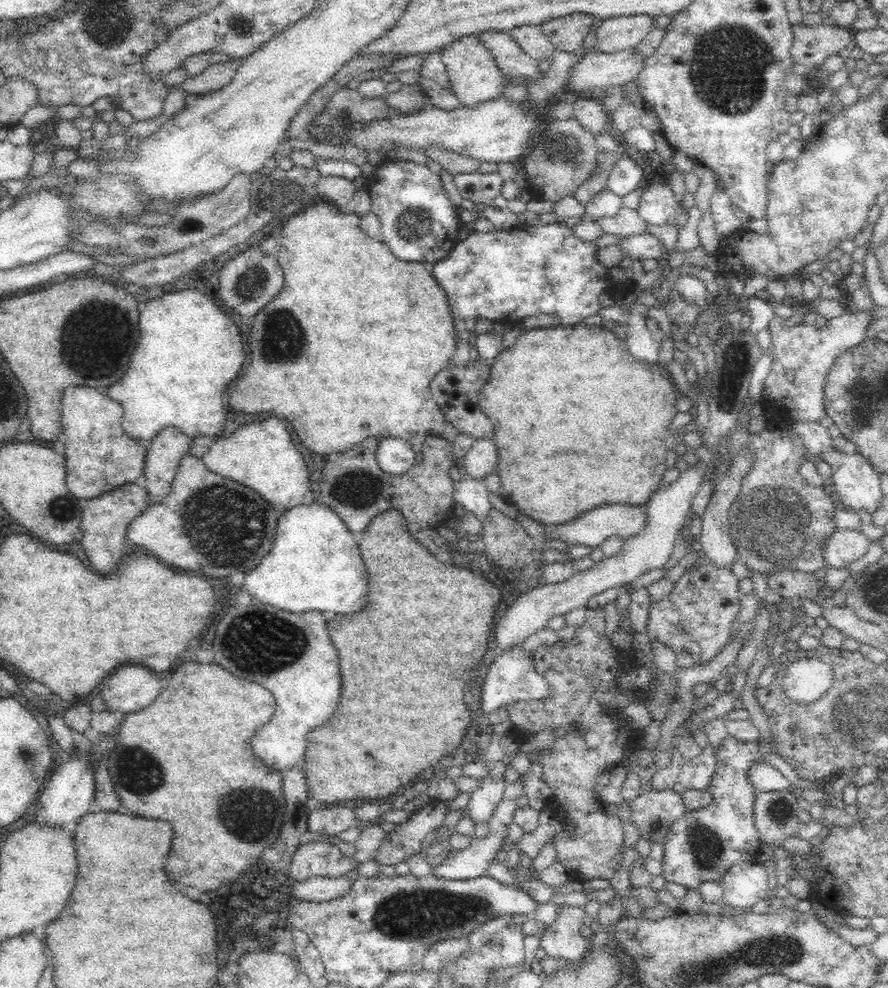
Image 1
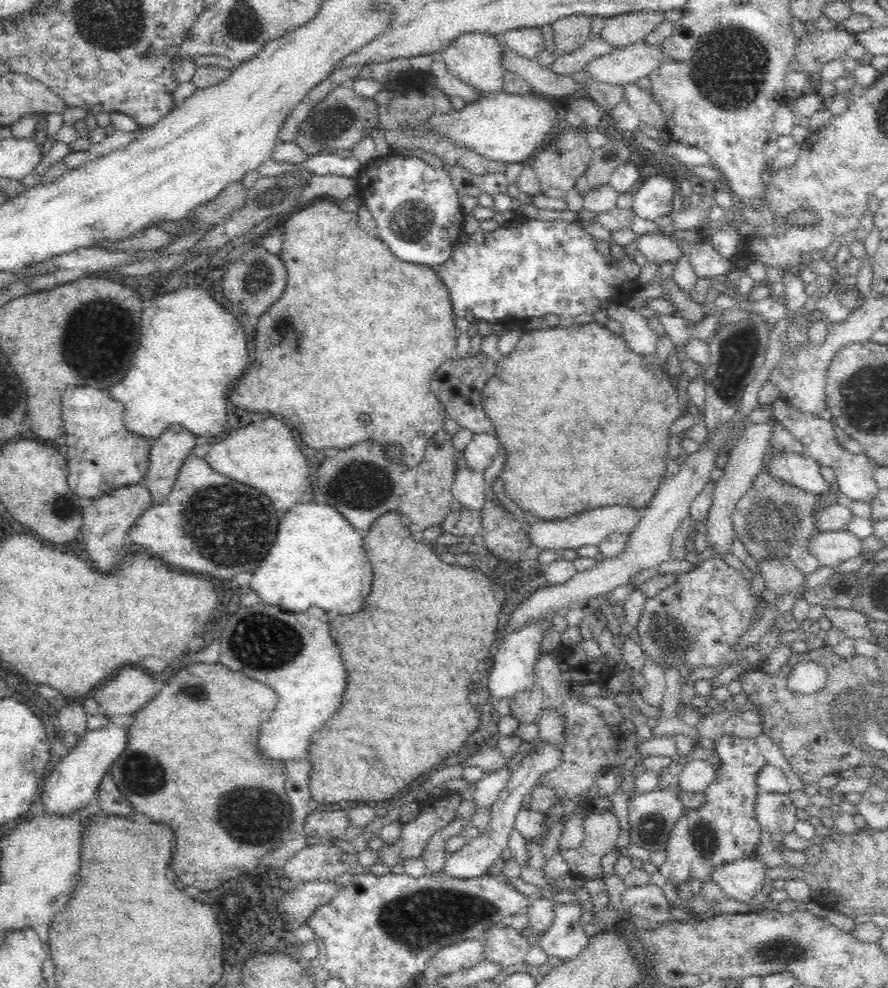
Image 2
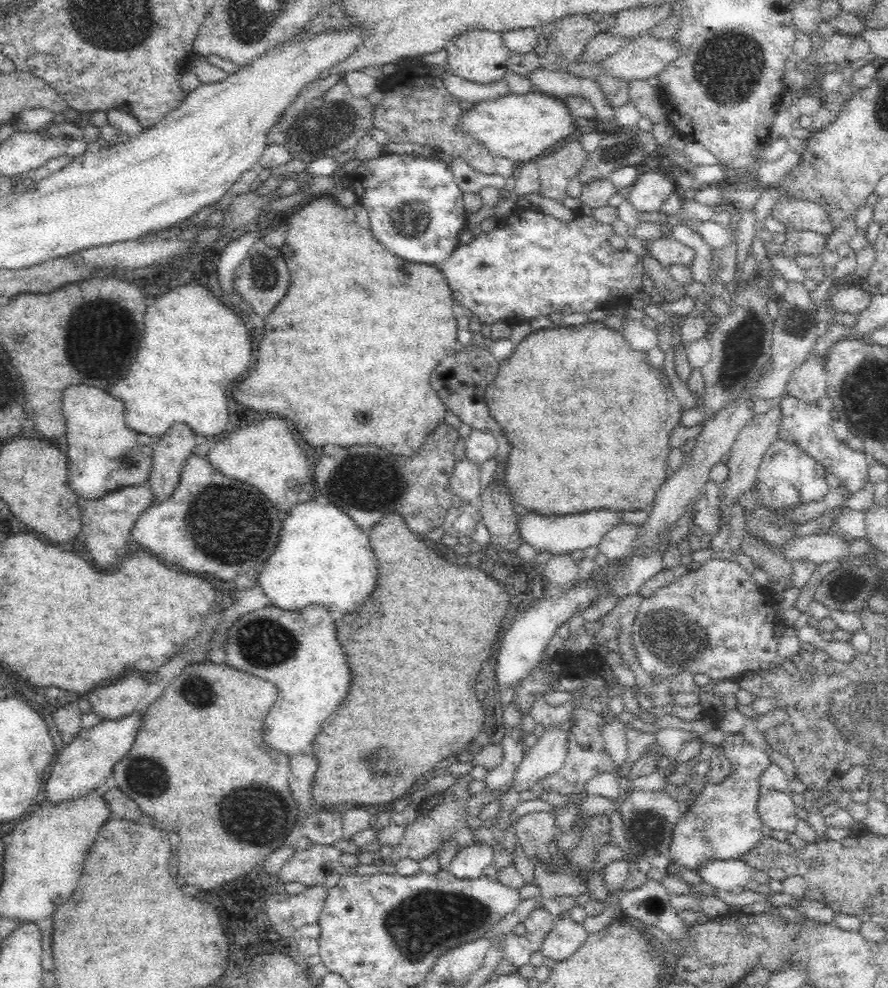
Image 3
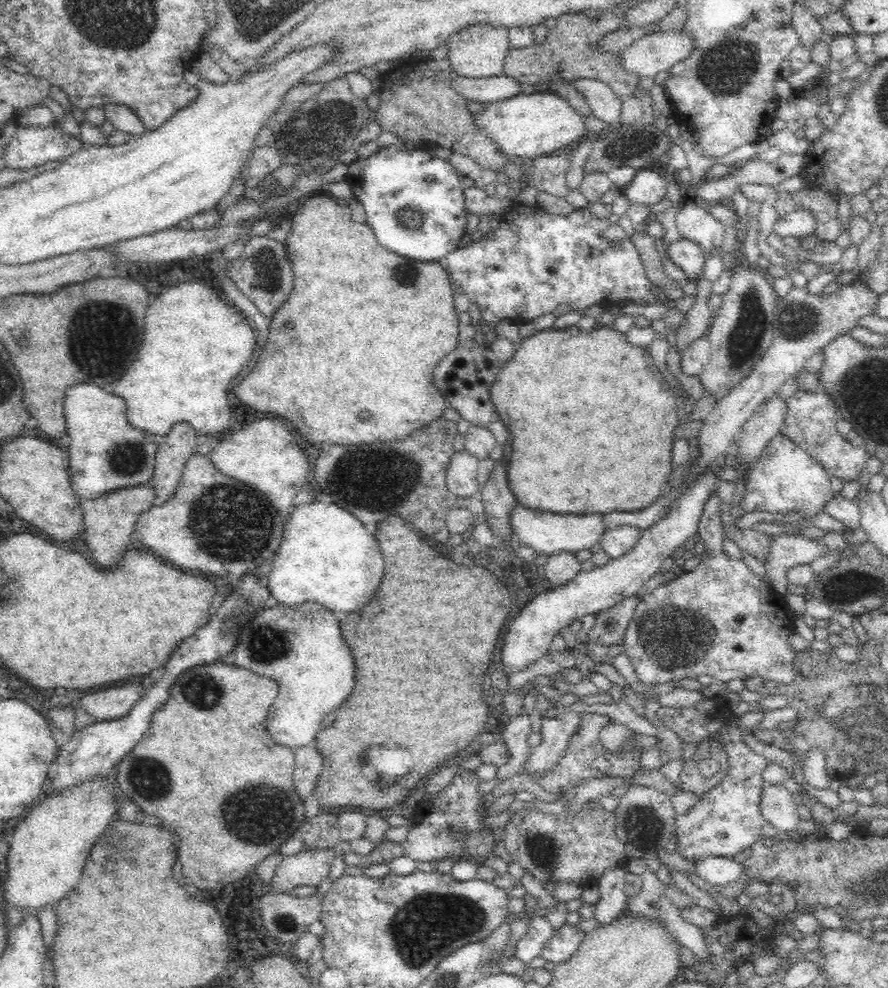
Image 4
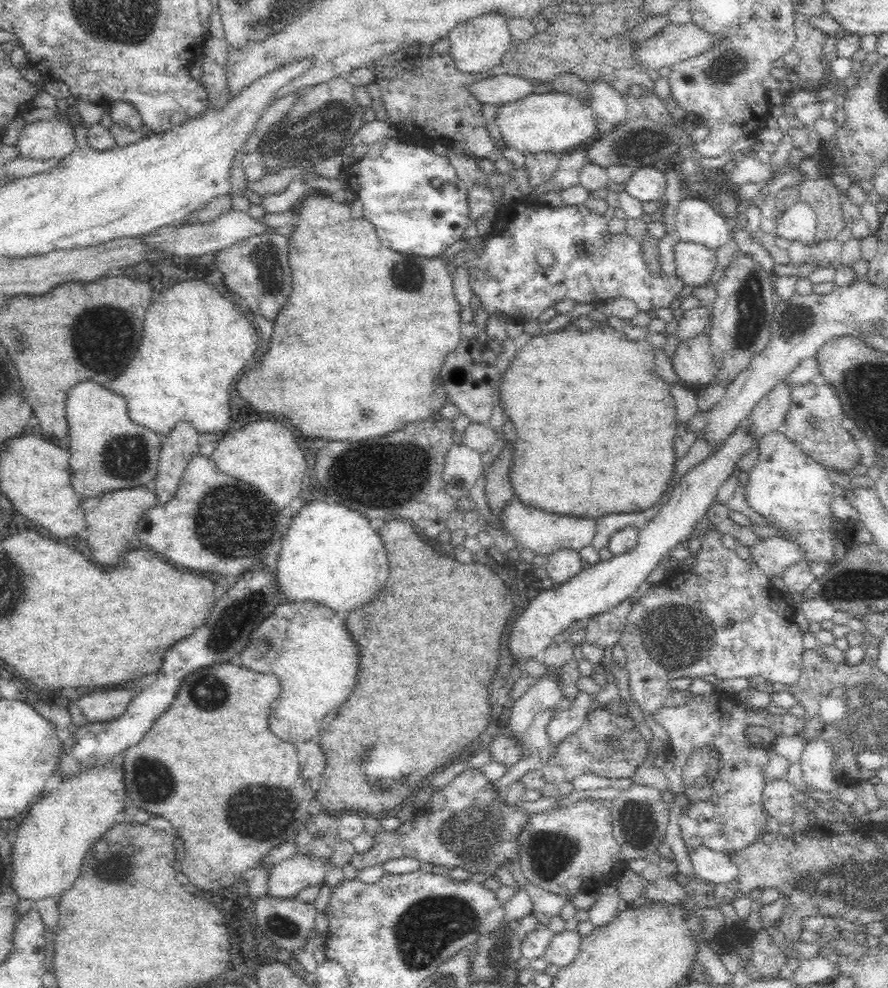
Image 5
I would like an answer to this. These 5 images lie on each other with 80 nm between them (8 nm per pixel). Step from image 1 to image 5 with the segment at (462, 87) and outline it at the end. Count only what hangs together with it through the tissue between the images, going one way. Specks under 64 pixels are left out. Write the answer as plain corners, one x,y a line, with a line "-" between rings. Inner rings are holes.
492,9
477,14
464,22
459,22
448,34
449,53
452,55
456,67
466,73
477,73
500,66
511,41
507,22
504,11
500,11
500,9

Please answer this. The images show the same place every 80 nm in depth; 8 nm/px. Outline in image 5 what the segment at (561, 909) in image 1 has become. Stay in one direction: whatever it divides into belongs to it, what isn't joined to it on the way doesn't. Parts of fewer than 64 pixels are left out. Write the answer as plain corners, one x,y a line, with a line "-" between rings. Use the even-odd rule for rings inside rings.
568,929
554,934
543,957
558,968
570,966
580,952
581,937
578,931

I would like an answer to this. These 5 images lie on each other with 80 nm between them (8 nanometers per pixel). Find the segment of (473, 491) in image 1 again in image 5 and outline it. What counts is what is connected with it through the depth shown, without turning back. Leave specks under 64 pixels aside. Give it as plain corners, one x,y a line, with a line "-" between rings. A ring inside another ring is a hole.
464,443
450,445
445,454
442,477
446,494
456,500
468,499
468,494
479,480
478,476
483,469
480,457
481,453

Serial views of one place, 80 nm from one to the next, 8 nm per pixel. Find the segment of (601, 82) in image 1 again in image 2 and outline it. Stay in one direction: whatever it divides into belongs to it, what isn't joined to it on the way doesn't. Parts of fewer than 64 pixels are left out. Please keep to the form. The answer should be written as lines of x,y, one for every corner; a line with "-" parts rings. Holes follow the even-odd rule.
644,38
592,60
584,69
590,71
598,82
622,87
624,84
636,83
638,78
648,77
648,74
660,68
664,60
664,45

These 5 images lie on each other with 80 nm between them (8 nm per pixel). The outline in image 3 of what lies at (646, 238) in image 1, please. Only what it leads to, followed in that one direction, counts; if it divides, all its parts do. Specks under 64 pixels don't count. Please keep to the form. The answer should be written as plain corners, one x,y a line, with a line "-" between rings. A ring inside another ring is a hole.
665,235
660,238
646,240
646,247
664,266
683,264
686,268
692,268
692,262
696,258
694,248

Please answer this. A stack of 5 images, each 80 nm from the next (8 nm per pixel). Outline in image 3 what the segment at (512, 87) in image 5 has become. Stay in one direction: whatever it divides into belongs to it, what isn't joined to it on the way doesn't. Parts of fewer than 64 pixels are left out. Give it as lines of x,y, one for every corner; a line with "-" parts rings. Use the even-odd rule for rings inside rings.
450,72
444,74
443,79
446,89
453,96
471,103
494,100
511,94
510,86
504,79
496,82
472,82

